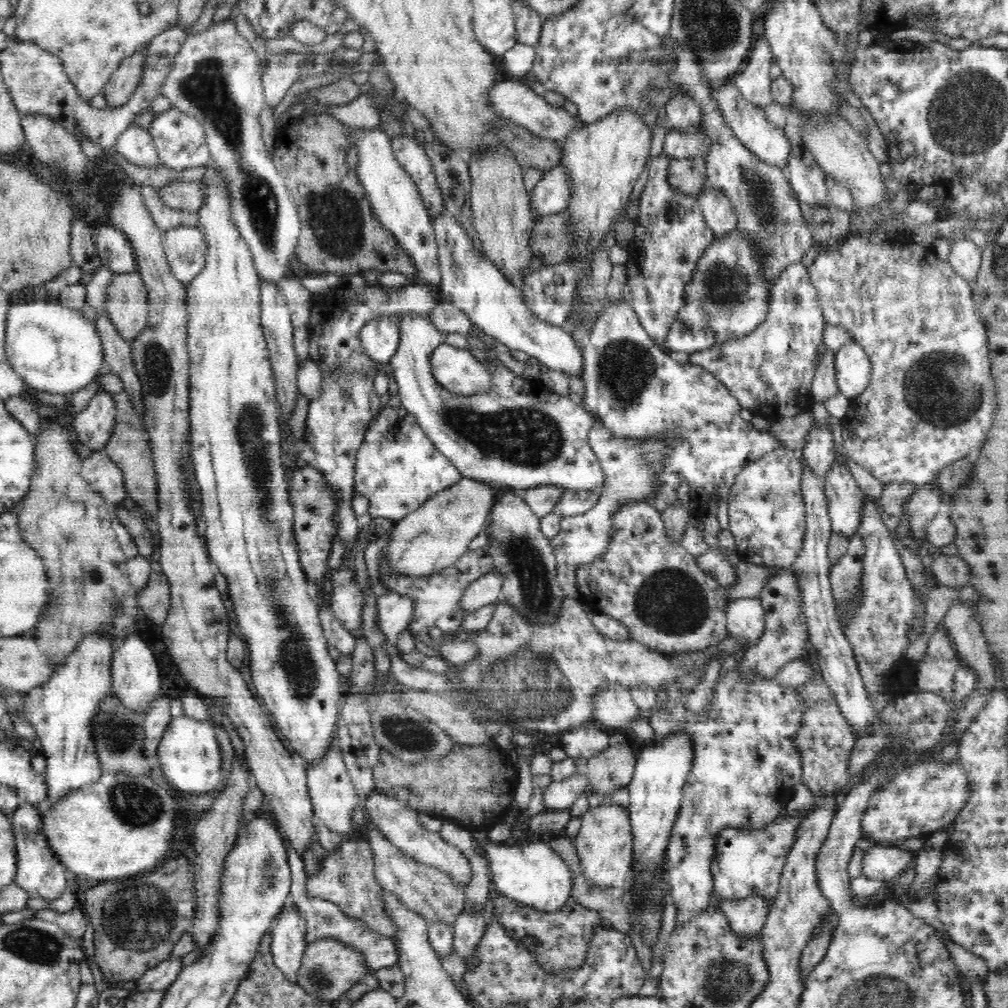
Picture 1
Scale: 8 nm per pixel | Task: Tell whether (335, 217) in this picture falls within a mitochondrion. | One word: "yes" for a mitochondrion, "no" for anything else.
yes

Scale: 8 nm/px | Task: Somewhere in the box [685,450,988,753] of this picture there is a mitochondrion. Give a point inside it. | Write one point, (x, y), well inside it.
(961, 473)

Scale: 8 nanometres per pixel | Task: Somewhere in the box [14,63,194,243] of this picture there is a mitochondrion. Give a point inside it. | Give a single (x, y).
(34, 86)

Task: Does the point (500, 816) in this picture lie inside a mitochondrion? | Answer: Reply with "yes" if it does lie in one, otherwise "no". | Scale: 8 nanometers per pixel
no

